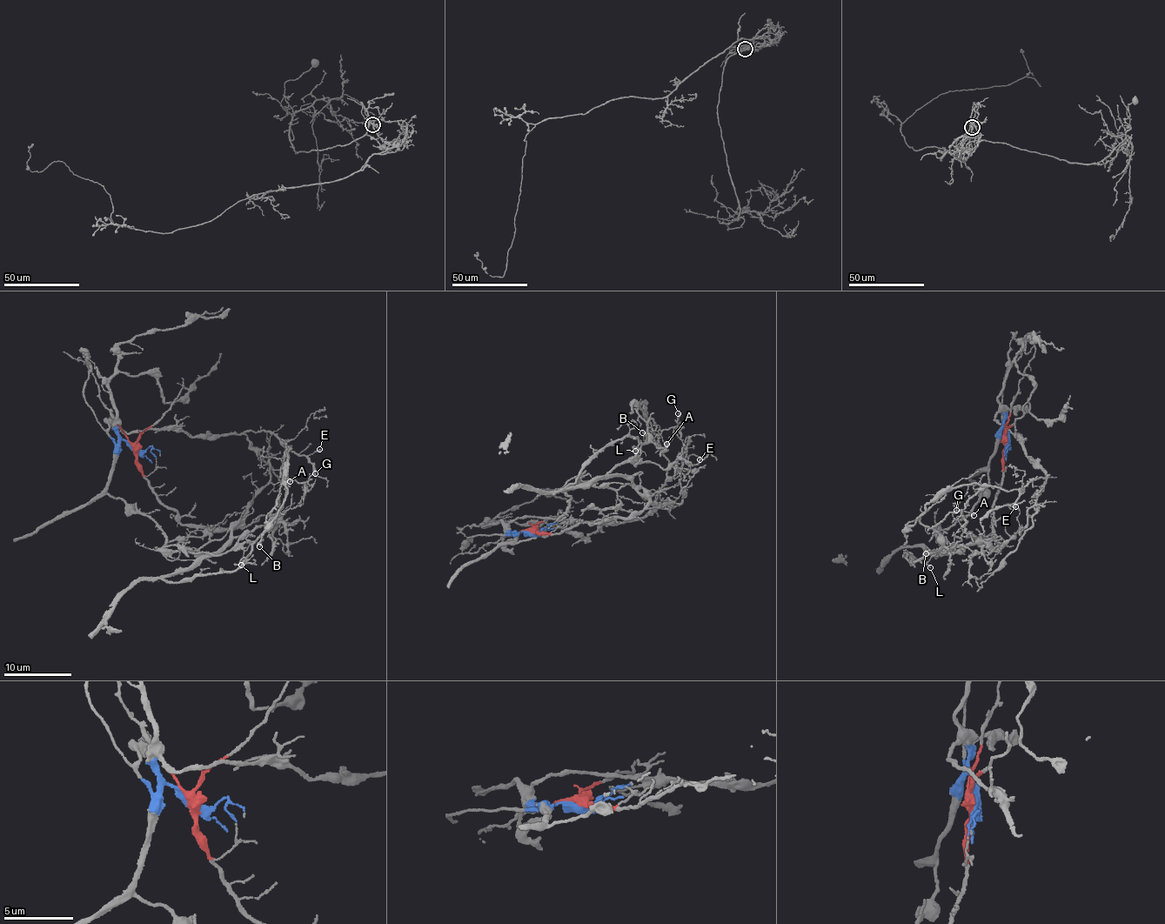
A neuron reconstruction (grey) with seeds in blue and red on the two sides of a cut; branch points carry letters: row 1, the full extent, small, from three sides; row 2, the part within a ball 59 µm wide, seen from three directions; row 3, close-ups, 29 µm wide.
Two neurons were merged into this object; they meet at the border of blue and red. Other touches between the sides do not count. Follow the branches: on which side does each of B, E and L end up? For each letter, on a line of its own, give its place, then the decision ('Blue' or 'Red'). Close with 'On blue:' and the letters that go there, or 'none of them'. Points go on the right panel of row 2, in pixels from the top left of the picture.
B: Place: (926, 553). Red
E: Place: (1015, 506). Blue
L: Place: (930, 567). Red
On blue: E

